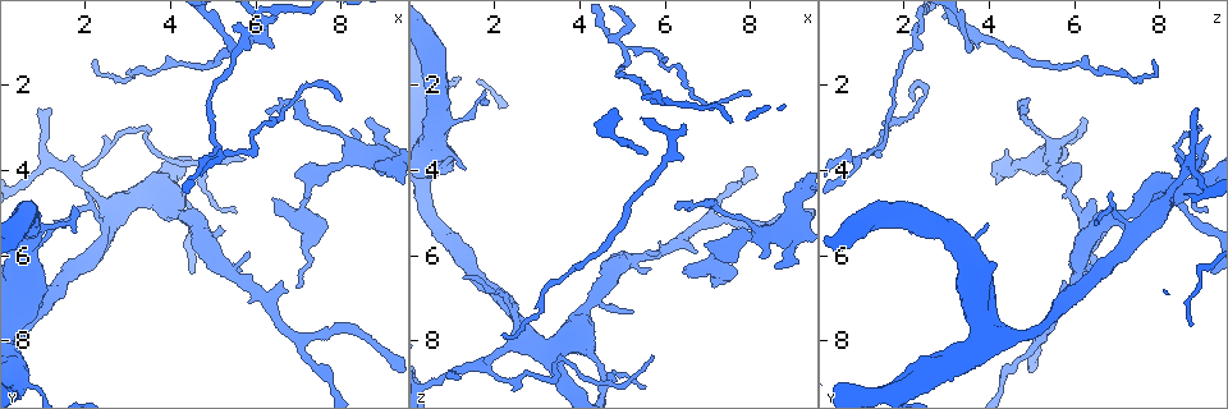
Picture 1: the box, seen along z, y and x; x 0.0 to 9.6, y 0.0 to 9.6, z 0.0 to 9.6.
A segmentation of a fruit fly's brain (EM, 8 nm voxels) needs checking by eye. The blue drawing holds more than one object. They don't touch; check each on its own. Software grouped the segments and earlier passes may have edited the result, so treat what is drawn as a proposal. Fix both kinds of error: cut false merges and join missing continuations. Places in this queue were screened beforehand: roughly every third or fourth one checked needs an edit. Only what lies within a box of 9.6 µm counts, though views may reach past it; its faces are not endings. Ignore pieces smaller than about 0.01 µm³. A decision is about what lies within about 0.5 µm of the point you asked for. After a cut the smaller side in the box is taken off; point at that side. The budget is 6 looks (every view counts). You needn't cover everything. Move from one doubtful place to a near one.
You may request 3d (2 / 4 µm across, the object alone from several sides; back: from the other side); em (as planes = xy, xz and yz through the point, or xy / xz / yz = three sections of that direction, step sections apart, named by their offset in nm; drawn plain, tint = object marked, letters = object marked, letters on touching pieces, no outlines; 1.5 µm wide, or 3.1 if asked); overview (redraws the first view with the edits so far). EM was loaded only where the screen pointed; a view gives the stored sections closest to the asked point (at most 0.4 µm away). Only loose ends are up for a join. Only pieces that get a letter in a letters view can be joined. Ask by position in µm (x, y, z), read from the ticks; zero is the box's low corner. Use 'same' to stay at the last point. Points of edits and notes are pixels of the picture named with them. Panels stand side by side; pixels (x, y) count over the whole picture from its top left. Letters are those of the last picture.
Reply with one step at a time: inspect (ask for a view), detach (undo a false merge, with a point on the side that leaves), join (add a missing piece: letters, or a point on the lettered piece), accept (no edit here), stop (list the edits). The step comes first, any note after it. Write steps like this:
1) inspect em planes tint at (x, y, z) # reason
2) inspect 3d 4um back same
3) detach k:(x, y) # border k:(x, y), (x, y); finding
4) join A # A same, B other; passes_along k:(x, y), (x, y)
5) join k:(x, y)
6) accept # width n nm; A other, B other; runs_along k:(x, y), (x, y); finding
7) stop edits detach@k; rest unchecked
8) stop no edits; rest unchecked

inspect 3d 4um at (8.95, 3.25, 5.95) # thick turns thin

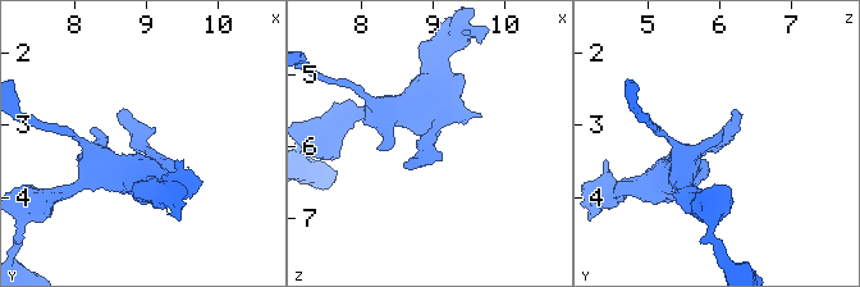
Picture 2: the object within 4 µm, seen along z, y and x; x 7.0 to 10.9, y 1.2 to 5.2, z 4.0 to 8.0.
inspect em yz step 4 letters at (8.95, 3.25, 6.00) # shape alone is not enough

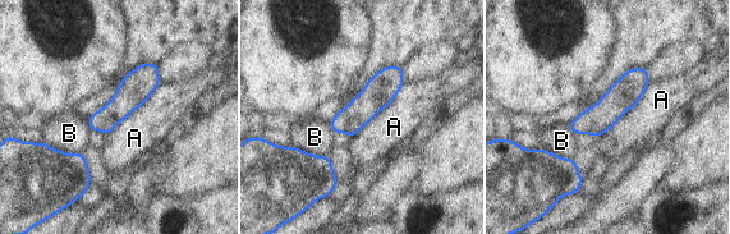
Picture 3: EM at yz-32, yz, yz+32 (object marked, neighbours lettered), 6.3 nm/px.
accept # A other, B other; runs_along 3:(643, 72), (593, 122), (572, 125); continuous, no second neuron

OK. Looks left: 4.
inspect em planes plain at (1.15, 2.55, 8.90) # thin end

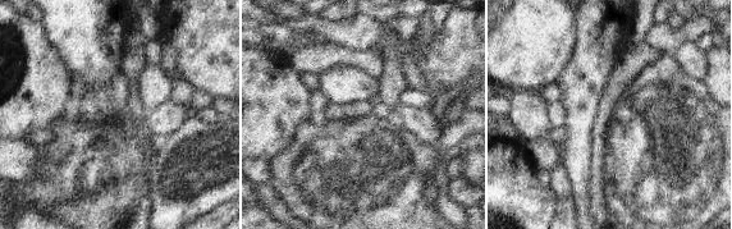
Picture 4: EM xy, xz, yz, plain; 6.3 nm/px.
inspect em planes letters same

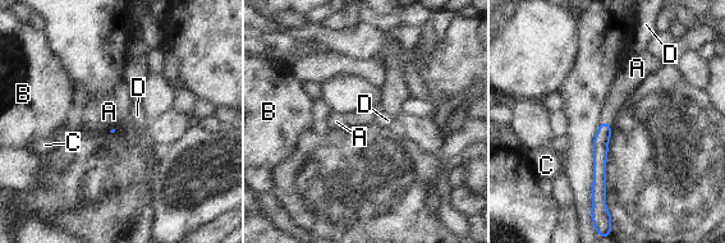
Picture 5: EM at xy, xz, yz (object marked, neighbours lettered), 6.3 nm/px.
join A # longest_contact A 80 nm; A same, B other, C other, D other; passes_along 5:(601, 140), (605, 123), (622, 87); it goes on there

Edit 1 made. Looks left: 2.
inspect em planes tint at (5.00, 3.70, 1.05) # three-way junction

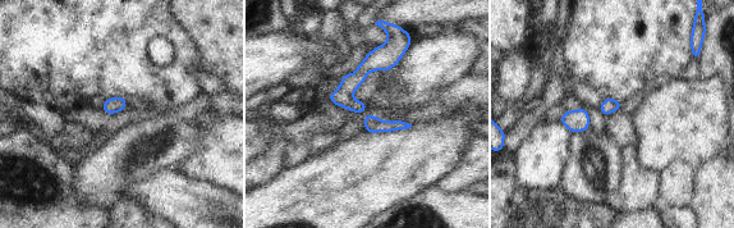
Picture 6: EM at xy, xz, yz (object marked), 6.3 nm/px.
inspect em planes letters same # see the neighbours

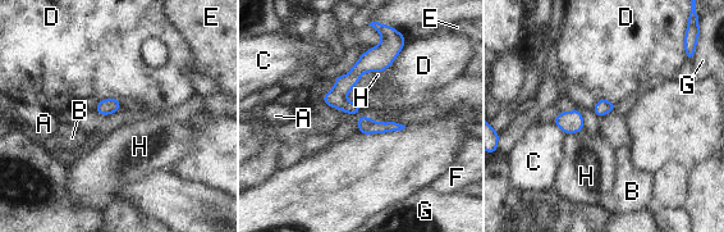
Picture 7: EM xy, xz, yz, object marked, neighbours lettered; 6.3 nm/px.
accept # A other, B other, C other, D other, E other, F other, G other, H other; border 7:(583, 127), (580, 131), (566, 135); continuous, no second neuron

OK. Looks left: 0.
stop edits join@5; rest unchecked

